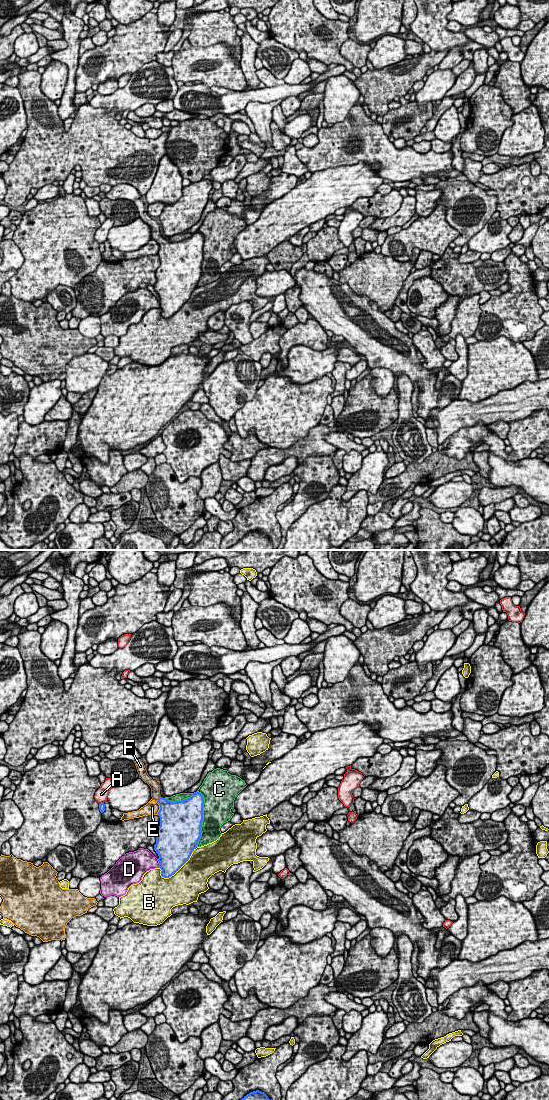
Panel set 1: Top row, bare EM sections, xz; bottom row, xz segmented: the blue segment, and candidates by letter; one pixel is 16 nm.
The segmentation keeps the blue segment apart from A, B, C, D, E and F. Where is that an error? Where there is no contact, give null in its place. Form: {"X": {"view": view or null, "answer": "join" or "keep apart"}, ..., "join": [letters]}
{"A": {"view": "xz", "answer": "keep apart"}, "B": {"view": "xz", "answer": "keep apart"}, "C": {"view": "xz", "answer": "keep apart"}, "D": {"view": "xz", "answer": "keep apart"}, "E": {"view": "xz", "answer": "keep apart"}, "F": {"view": "xz", "answer": "join"}, "join": ["F"]}

